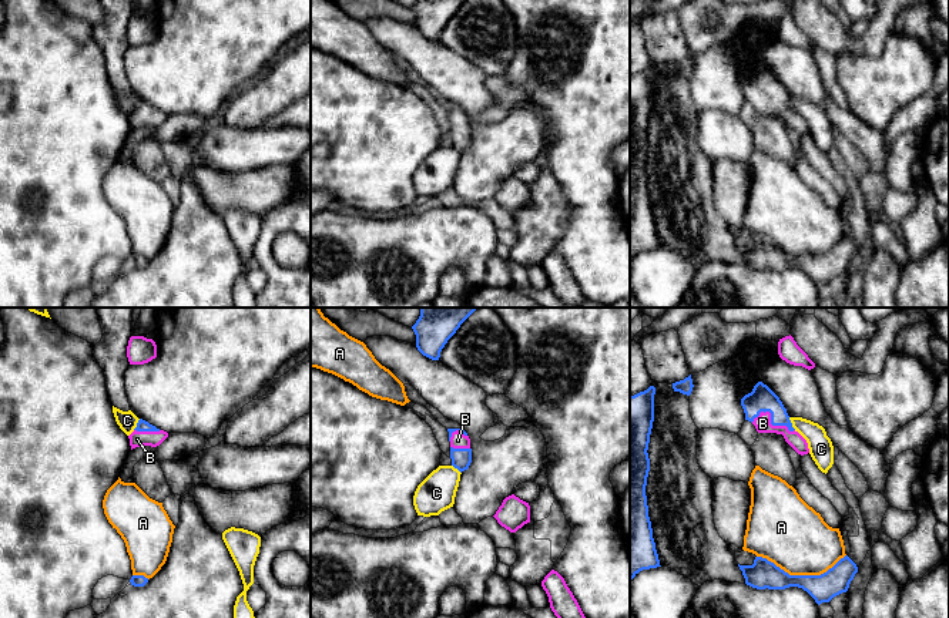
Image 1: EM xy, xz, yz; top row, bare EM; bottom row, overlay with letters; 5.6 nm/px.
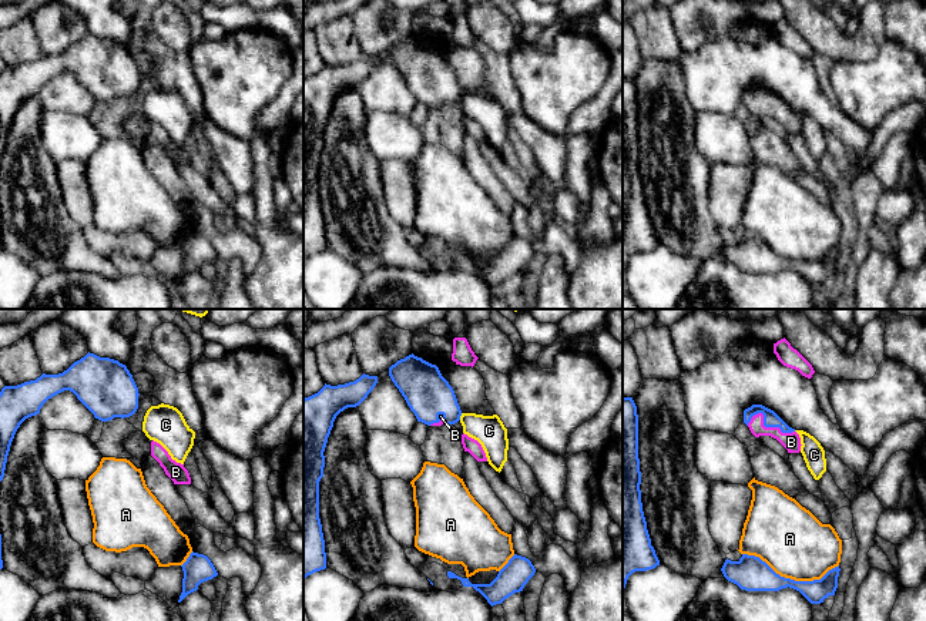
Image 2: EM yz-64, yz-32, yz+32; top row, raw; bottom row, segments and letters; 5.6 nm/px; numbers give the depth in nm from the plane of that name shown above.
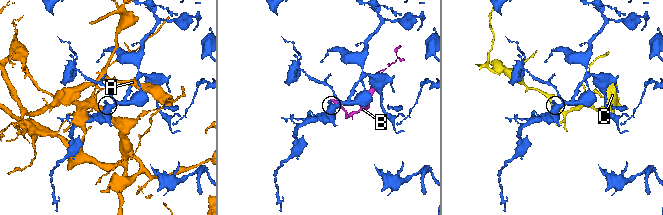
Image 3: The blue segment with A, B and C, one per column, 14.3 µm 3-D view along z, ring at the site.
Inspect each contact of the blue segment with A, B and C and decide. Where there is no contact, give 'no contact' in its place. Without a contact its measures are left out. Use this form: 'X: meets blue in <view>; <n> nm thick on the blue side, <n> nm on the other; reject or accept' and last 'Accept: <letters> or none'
A: meets blue in yz; 160 nm thick on the blue side, 380 nm on the other; reject
B: meets blue in yz; 140 nm thick on the blue side, 100 nm on the other; accept
C: meets blue in yz; 140 nm thick on the blue side, 140 nm on the other; reject
Accept: B

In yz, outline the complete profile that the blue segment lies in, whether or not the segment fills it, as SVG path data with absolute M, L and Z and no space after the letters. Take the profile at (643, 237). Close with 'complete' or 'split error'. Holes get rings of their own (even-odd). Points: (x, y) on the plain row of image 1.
M650 67L630 77L630 263L640 252L661 248L645 177L654 75L655 68Z; complete

